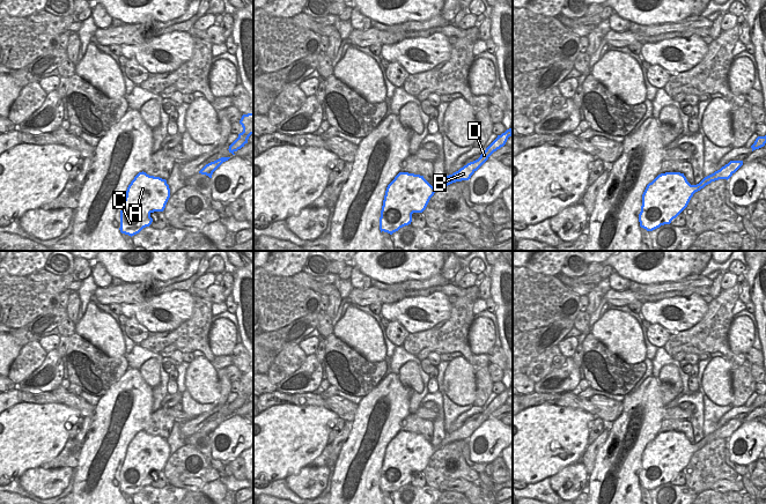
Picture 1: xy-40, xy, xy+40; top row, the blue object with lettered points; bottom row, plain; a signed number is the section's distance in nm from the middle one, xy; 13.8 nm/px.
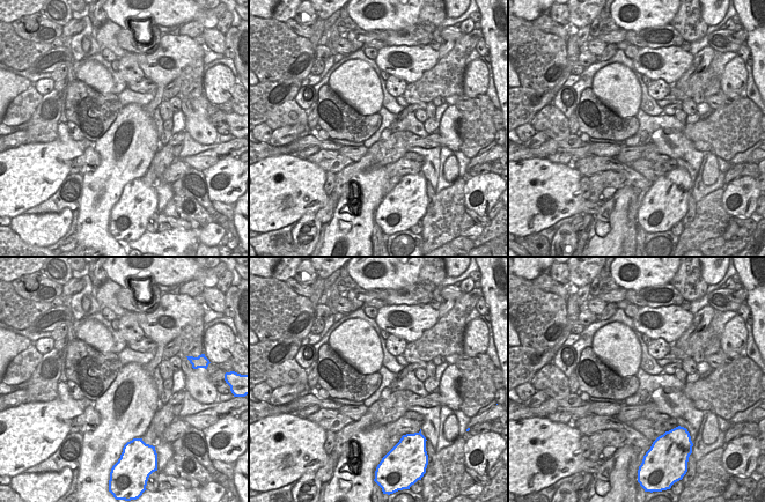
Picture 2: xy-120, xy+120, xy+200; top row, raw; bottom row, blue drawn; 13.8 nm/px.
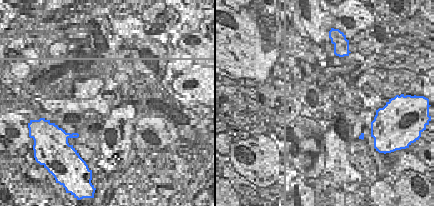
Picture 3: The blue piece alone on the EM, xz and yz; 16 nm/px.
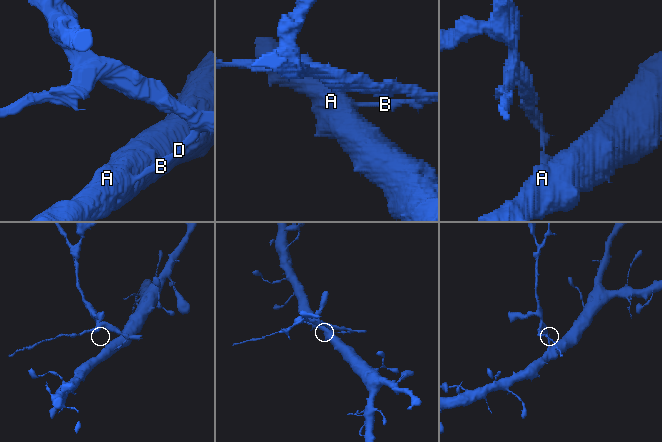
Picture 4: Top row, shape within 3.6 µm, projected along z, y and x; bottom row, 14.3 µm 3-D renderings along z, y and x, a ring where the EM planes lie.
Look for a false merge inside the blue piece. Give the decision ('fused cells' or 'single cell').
fused cells

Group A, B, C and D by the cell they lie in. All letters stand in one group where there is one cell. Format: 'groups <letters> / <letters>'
groups A C / B D

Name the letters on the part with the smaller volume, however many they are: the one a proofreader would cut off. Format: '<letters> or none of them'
B, D.

